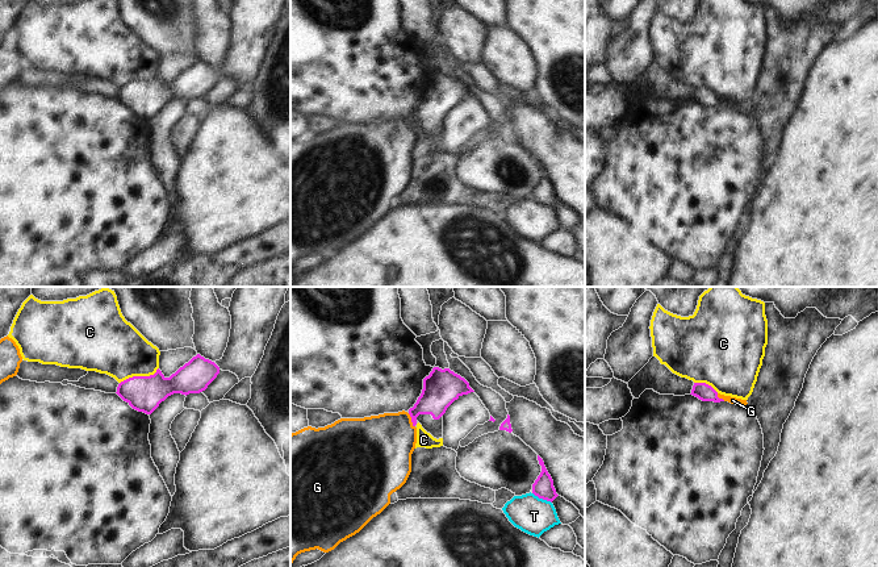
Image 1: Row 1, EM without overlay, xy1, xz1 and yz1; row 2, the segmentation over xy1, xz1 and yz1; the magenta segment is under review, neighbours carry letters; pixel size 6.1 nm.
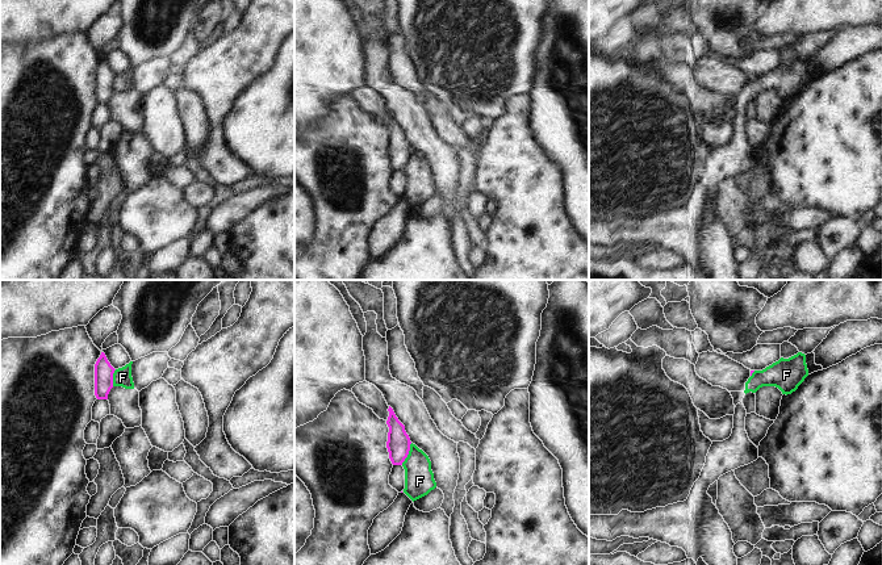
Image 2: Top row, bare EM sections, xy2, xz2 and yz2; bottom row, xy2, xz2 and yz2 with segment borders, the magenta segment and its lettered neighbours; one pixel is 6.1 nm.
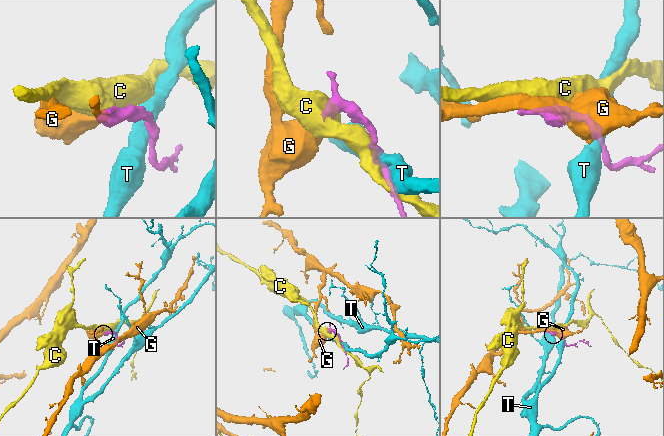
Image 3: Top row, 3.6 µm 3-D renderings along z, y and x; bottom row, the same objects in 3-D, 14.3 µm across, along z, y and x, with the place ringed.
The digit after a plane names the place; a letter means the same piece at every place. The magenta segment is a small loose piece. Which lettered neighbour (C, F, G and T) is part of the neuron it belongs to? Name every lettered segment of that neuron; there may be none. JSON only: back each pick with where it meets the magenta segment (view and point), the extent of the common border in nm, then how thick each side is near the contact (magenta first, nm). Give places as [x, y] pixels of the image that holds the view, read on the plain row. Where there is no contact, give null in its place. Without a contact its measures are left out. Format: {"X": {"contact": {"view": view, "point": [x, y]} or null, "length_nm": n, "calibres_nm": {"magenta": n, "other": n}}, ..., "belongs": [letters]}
{"G": {"contact": {"view": "xz1", "point": [412, 125]}, "length_nm": 100, "calibres_nm": {"magenta": 220, "other": 380}}, "belongs": ["G"]}

